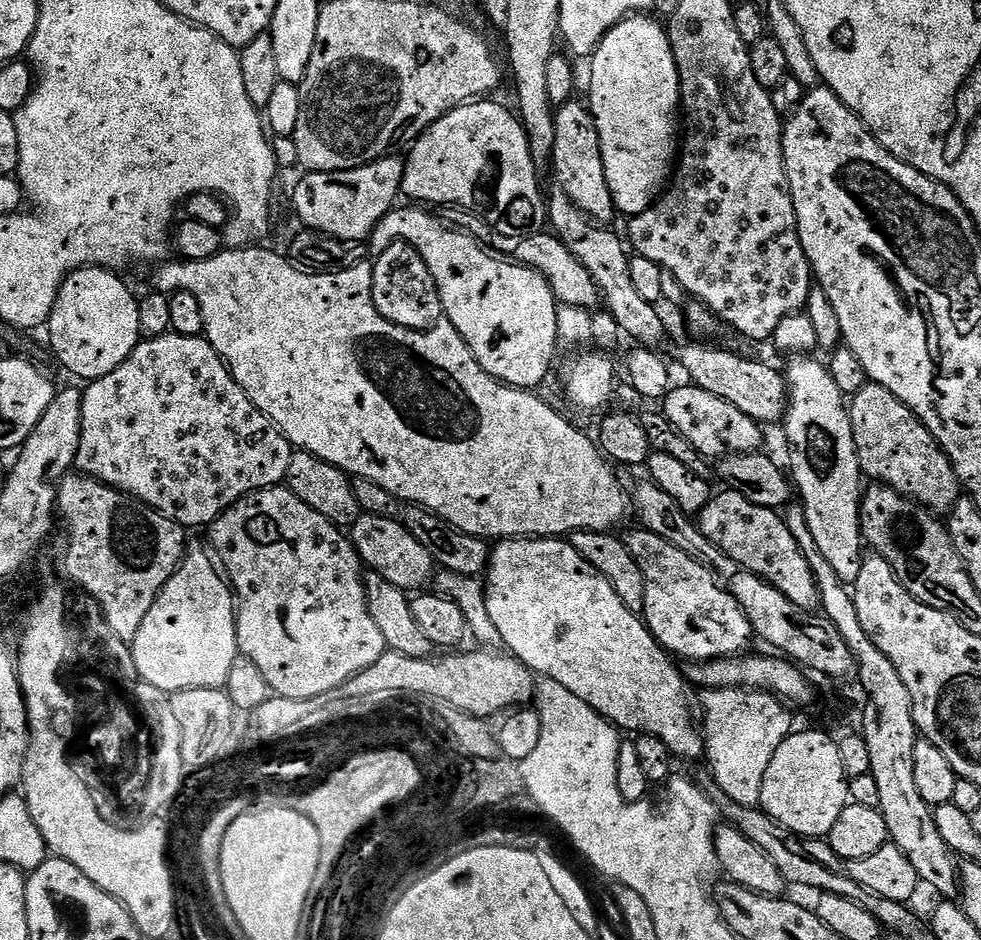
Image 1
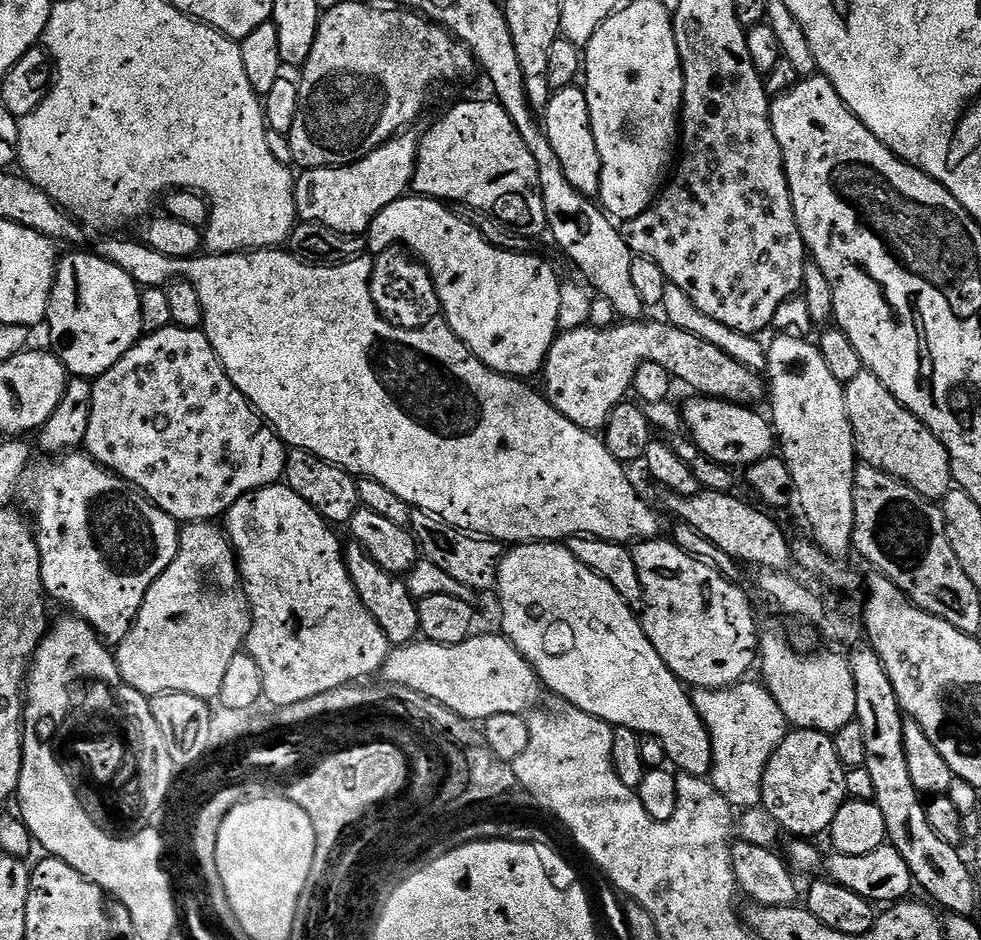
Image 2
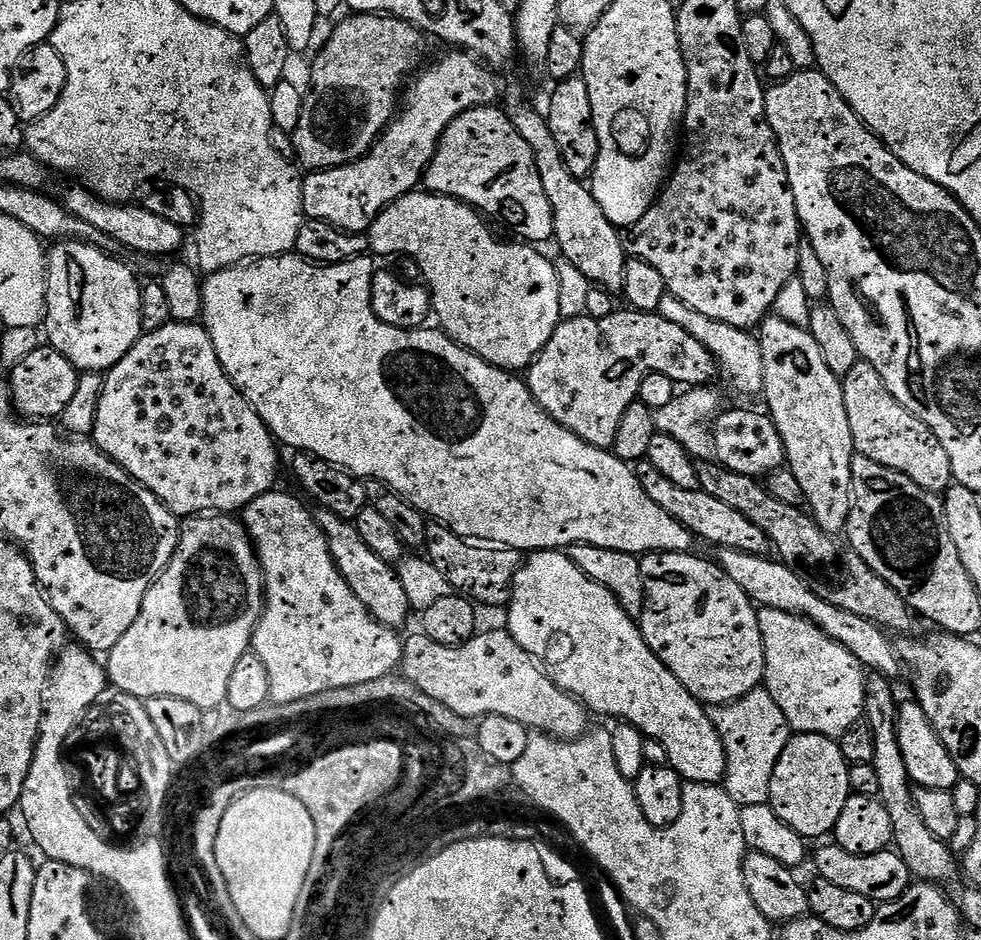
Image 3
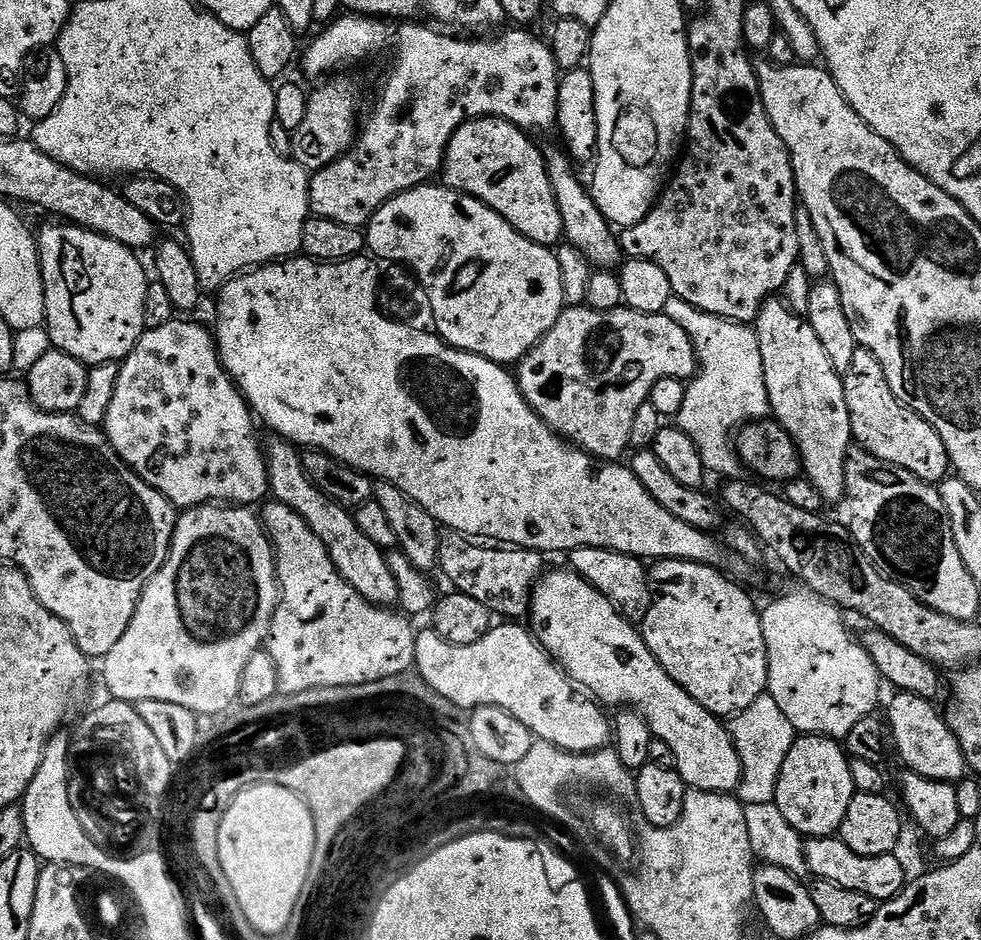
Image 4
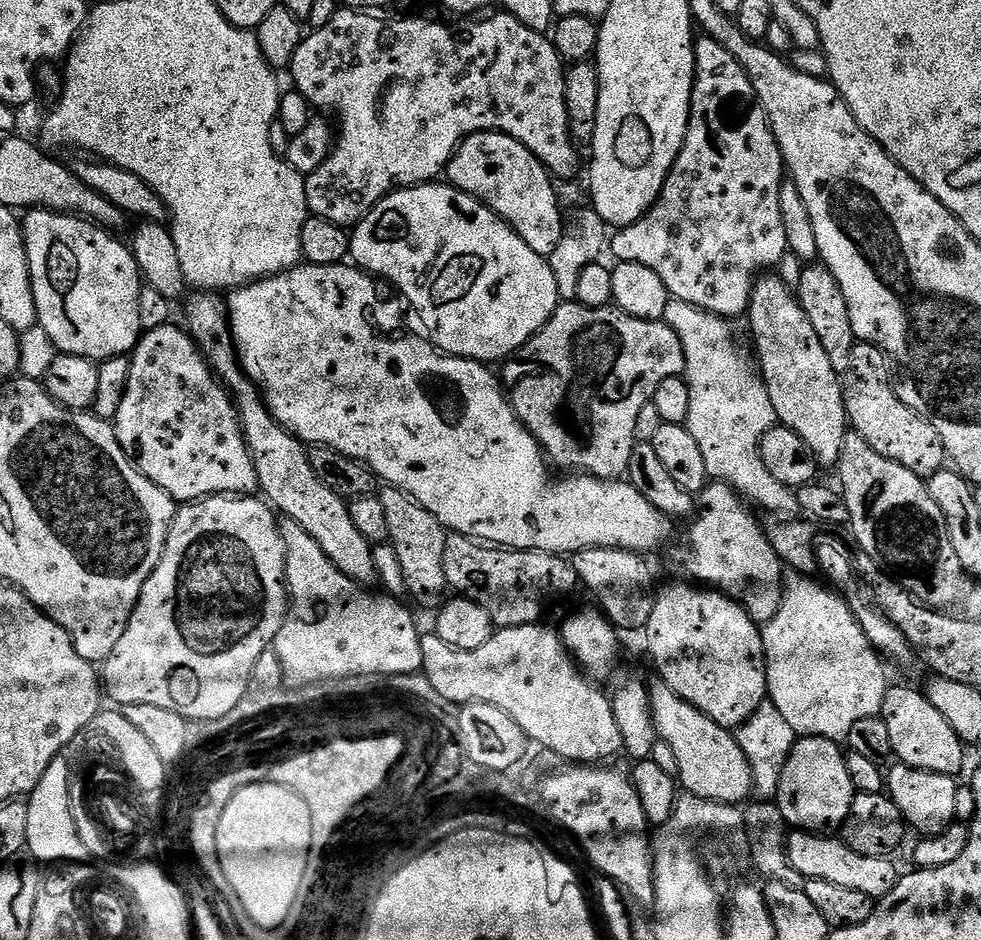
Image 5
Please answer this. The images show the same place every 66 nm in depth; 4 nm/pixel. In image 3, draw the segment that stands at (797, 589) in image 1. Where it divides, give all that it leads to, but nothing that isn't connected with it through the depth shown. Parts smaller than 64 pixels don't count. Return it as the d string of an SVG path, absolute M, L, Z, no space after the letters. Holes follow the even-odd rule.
M647 458L639 461L635 465L635 469L638 482L642 482L642 490L646 490L646 495L657 506L662 506L662 510L666 510L666 514L670 514L670 518L682 522L682 526L689 528L692 535L701 541L709 540L712 546L737 548L746 554L755 556L765 555L769 551L768 535L754 522L750 522L750 518L746 518L746 514L738 514L738 510L726 506L726 502L721 502L719 498L706 494L701 487L694 490L682 490L682 486L674 486L674 482L670 482L670 478L662 478L661 472L654 470L654 466Z

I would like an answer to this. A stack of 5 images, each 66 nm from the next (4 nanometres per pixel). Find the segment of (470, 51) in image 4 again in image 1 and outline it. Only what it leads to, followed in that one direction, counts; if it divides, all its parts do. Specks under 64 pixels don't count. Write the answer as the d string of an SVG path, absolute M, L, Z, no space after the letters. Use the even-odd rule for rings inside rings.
M396 154L383 156L381 160L375 160L369 164L363 164L357 168L348 168L344 172L310 172L305 171L304 177L296 184L292 192L292 208L296 216L301 220L305 229L313 232L321 232L332 236L336 240L367 241L371 237L374 226L382 222L387 212L392 211L397 203L396 195L401 195L404 187L404 160L396 157Z

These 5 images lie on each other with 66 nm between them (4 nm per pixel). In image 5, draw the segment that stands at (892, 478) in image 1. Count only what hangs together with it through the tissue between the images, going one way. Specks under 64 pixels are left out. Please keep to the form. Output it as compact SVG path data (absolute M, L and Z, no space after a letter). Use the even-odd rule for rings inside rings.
M856 343L850 354L850 370L842 373L844 409L851 431L862 434L882 458L890 458L890 462L898 462L898 466L906 466L906 470L927 478L945 467L942 438L938 438L938 430L934 430L929 420L910 410L910 406L898 398L892 374L888 358L878 346Z

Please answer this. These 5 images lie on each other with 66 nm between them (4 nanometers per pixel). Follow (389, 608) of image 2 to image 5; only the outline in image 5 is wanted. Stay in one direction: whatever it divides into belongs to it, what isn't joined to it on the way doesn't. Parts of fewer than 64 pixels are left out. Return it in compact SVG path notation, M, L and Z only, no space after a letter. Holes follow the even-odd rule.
M212 290L197 292L200 292L197 296L187 297L189 300L184 308L183 323L188 335L200 347L200 353L204 355L209 368L215 372L217 380L228 389L235 403L243 434L258 472L261 493L283 517L298 522L318 542L318 546L322 547L323 552L334 562L338 570L356 583L373 585L371 583L377 581L378 572L371 541L354 526L347 501L323 485L322 480L314 474L303 441L286 431L269 414L260 389L245 374L240 358L236 355L236 343L232 337L232 322L228 318L225 297Z

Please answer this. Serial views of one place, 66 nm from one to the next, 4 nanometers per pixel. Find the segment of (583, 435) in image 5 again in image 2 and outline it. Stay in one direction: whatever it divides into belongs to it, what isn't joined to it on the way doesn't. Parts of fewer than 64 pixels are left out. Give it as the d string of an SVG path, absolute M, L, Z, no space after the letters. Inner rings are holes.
M652 320L649 324L644 324L645 322L616 322L612 327L606 328L593 328L591 326L585 326L578 329L570 329L568 331L561 331L555 342L550 346L547 358L544 359L544 367L542 369L542 377L544 376L544 388L542 387L543 395L551 402L560 413L566 418L570 418L570 422L574 422L574 426L585 430L600 430L603 429L604 425L608 423L610 414L614 411L619 404L625 403L626 397L624 395L629 395L632 392L632 383L634 382L634 374L638 374L638 366L642 366L646 362L654 362L658 366L662 366L668 375L675 378L677 381L680 380L684 384L689 384L692 387L691 391L693 393L699 394L701 396L713 396L715 400L728 400L732 404L743 404L745 406L751 405L752 400L765 399L766 396L766 380L759 371L751 369L750 366L743 365L742 362L736 361L728 353L724 353L722 349L718 346L714 346L711 342L706 342L700 337L696 337L692 333L688 333L684 329L676 328L675 325L669 322L661 322Z

